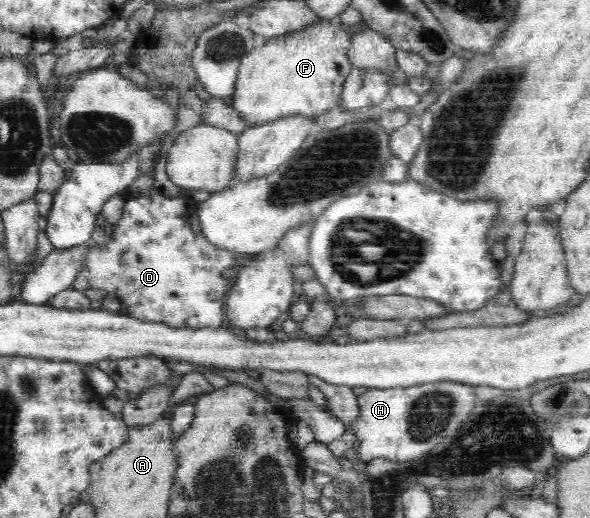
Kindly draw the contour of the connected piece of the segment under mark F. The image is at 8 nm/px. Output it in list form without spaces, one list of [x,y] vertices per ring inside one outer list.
[[[340,22],[313,25],[304,32],[286,37],[266,39],[263,46],[256,47],[240,57],[235,91],[232,95],[233,110],[245,124],[258,126],[292,115],[317,118],[323,112],[339,106],[344,81],[350,74],[352,63],[348,56],[352,35],[344,30]]]

